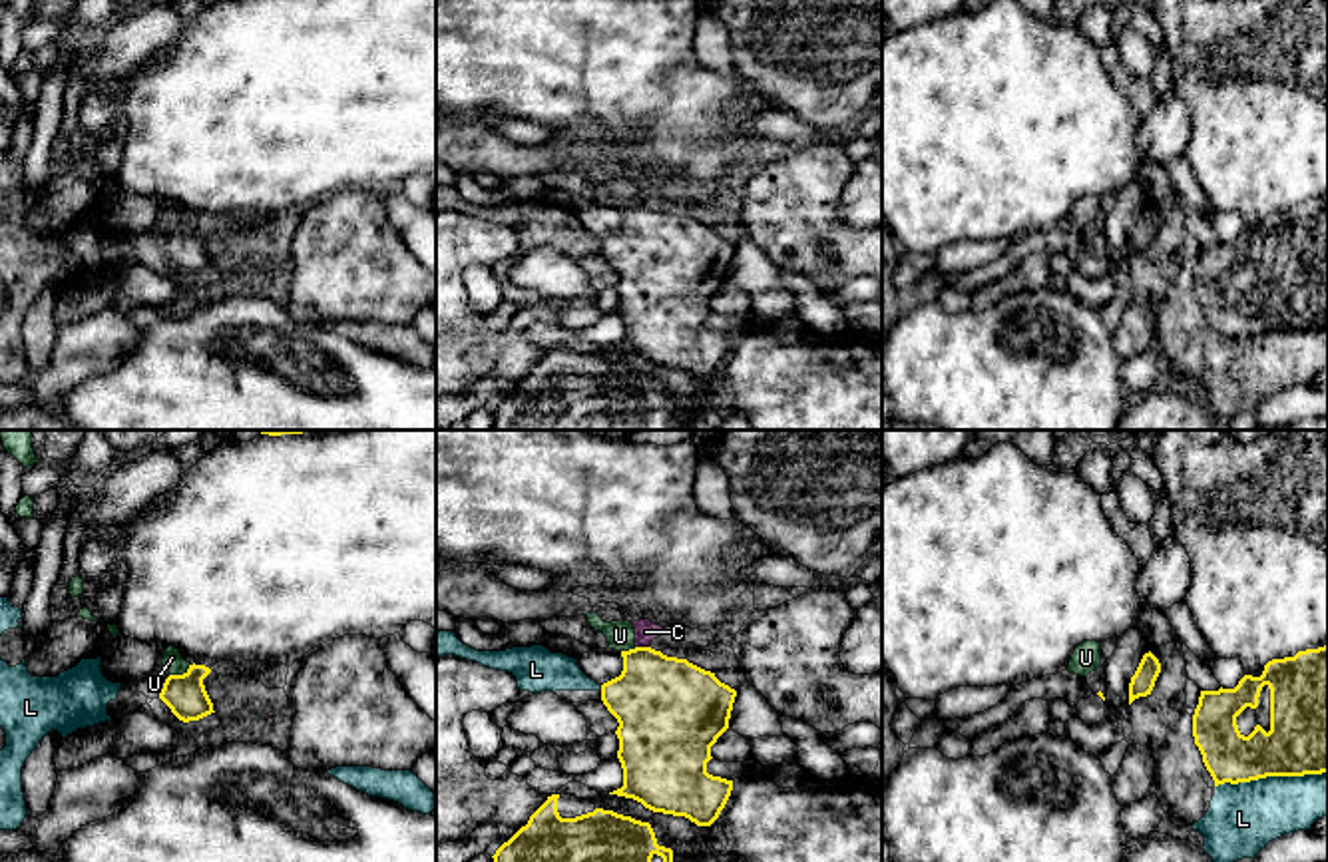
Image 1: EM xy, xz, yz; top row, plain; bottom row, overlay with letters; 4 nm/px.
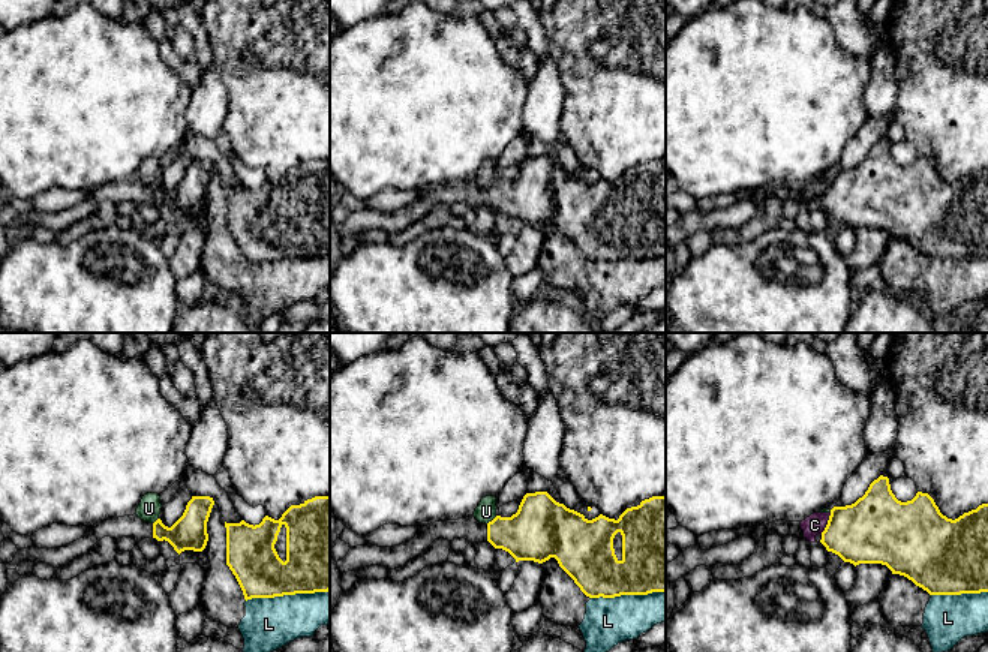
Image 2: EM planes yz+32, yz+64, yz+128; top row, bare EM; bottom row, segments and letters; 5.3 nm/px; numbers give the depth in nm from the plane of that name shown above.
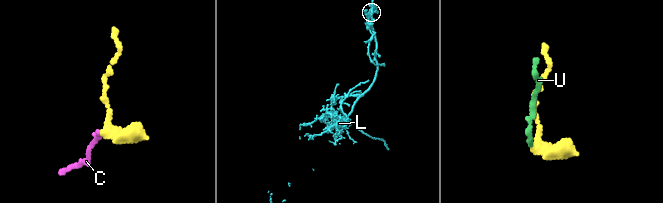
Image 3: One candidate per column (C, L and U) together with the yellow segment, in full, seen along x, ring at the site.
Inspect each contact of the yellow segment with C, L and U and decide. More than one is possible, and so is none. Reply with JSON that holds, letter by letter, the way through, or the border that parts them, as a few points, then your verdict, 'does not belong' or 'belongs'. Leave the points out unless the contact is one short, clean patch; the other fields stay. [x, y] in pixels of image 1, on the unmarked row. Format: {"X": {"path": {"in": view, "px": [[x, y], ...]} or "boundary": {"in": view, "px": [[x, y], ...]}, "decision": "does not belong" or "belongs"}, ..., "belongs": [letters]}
{"C": {"boundary": {"in": "xz", "px": [[636, 200], [648, 202]]}, "decision": "does not belong"}, "L": {"decision": "does not belong"}, "U": {"boundary": {"in": "xy", "px": [[190, 217], [182, 227], [170, 229]]}, "decision": "does not belong"}, "belongs": []}

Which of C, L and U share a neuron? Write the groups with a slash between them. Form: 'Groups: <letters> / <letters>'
Groups: C U / L

